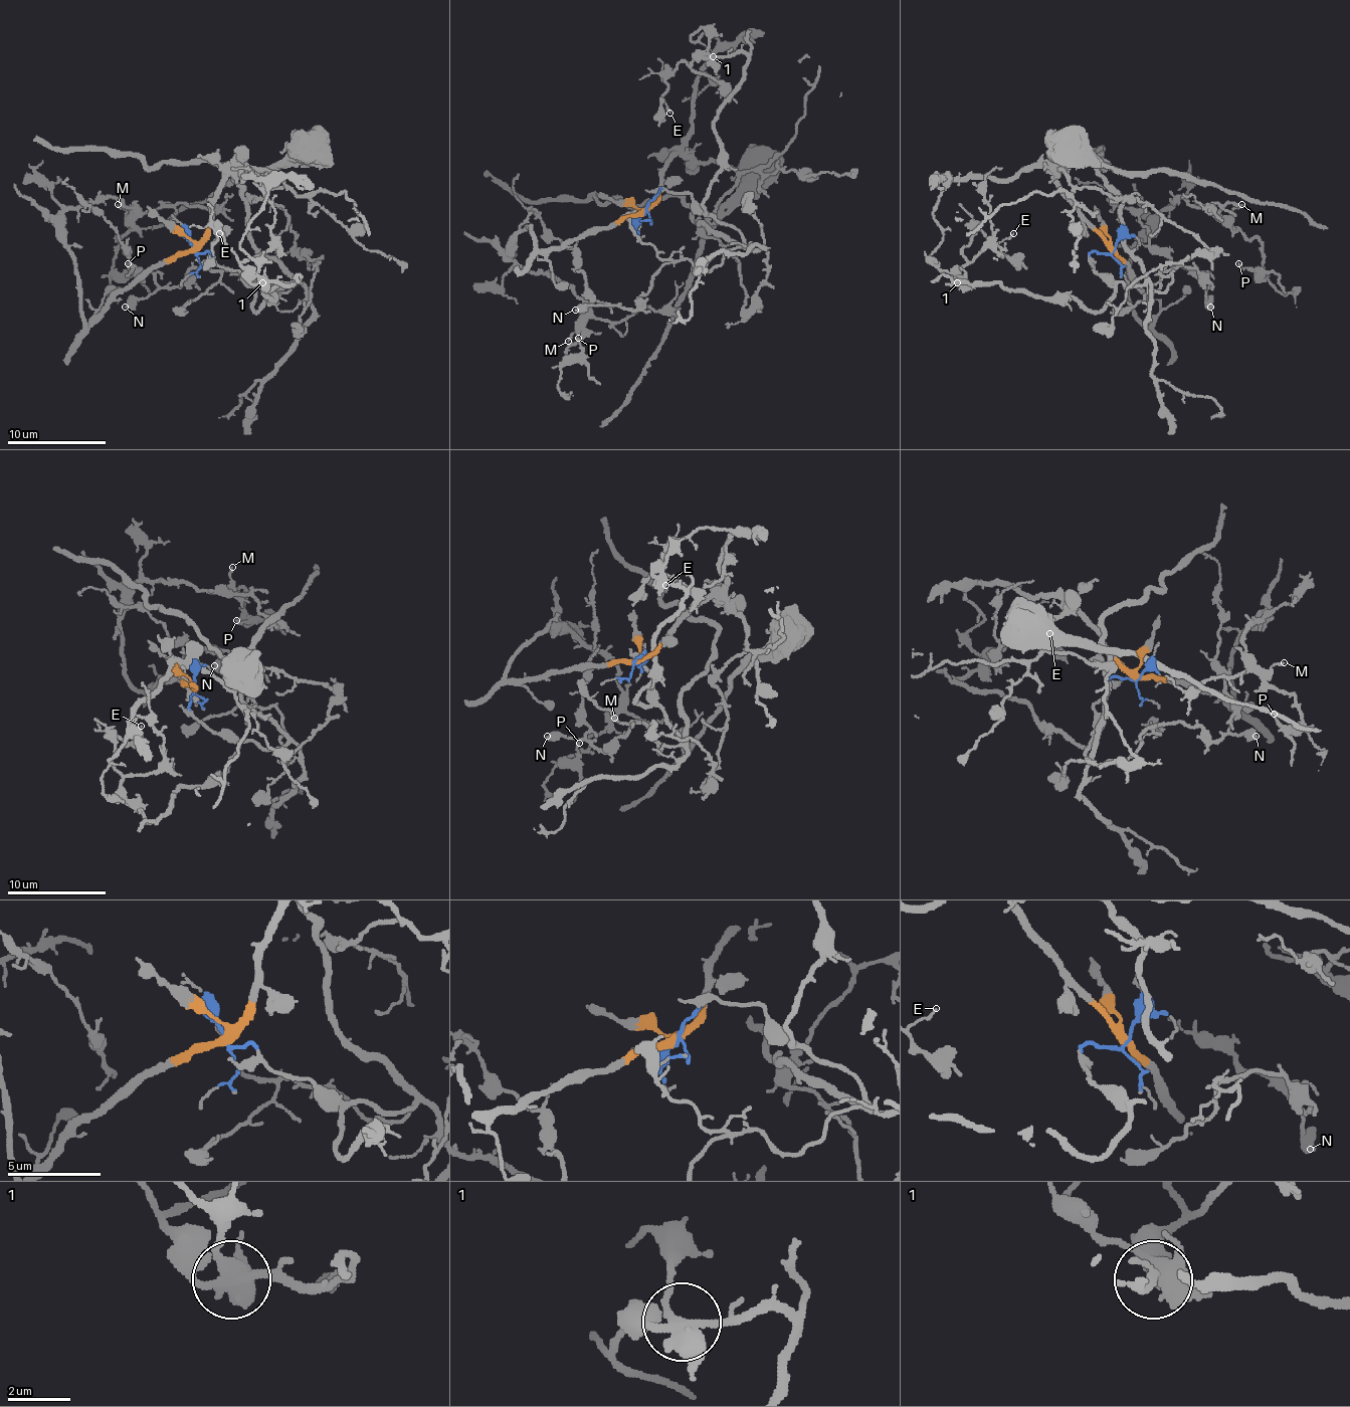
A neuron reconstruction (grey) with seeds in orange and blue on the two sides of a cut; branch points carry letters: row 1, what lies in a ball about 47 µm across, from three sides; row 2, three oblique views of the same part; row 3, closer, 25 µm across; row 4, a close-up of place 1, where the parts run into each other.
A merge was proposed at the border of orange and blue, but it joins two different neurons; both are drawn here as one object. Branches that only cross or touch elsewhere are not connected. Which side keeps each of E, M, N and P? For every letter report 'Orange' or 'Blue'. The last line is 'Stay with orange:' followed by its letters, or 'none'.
E: Blue
M: Orange
N: Blue
P: Orange
Stay with orange: M, P

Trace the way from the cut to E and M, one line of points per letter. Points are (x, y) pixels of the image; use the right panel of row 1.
E: (1112, 250), (1090, 255), (1115, 290), (1100, 310), (996, 282), (955, 285), (979, 231), (996, 243), (1013, 233)
M: (1112, 250), (1147, 299), (1149, 322), (1129, 299), (1137, 241), (1178, 197), (1227, 216), (1242, 204)

